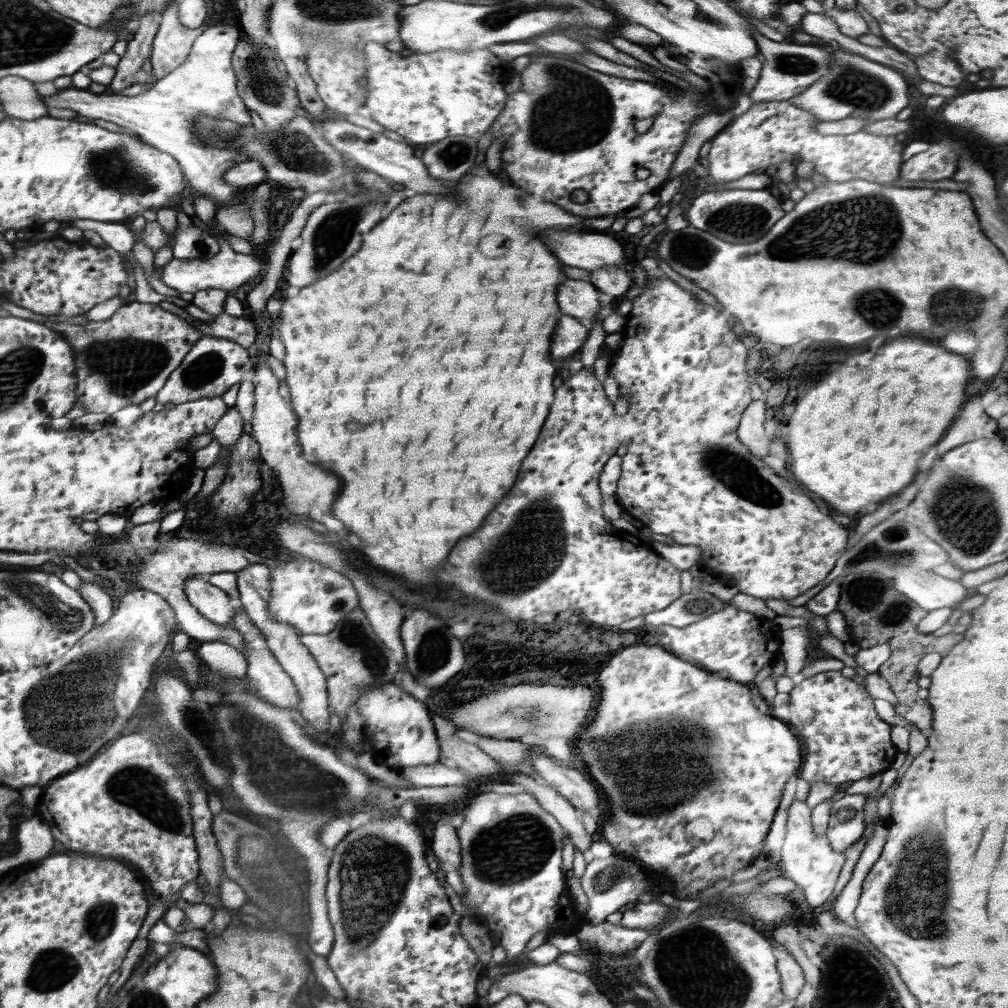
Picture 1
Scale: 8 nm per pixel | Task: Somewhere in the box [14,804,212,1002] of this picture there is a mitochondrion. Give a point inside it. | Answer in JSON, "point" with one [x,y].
{"point":[49,973]}

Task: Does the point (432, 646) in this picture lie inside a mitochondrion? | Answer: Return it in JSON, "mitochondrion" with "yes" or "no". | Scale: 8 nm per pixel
{"mitochondrion":"yes"}

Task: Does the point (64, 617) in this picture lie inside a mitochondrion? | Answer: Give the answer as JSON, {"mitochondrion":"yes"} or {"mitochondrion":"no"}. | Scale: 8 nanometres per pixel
{"mitochondrion":"yes"}

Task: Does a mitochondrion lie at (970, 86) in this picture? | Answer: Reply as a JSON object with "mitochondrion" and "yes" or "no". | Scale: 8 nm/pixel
{"mitochondrion":"no"}

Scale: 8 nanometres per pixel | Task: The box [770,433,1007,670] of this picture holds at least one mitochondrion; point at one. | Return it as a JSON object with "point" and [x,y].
{"point":[966,517]}

